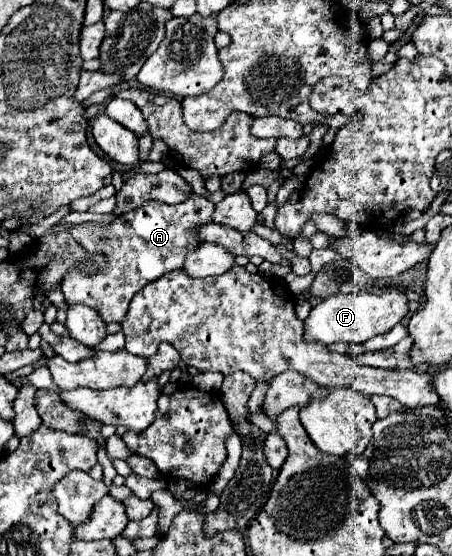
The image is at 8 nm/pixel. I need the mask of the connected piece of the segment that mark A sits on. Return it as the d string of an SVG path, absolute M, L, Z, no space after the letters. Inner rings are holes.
M191 193L191 195L187 195L187 199L183 203L177 203L177 205L165 205L161 201L149 201L149 203L141 205L139 209L133 209L133 211L129 211L125 215L119 215L111 223L111 227L103 231L101 239L99 239L99 227L95 227L95 225L83 223L83 225L71 227L69 229L71 237L75 241L79 241L79 245L89 253L89 259L87 261L77 261L69 269L69 273L63 277L61 291L65 295L65 301L69 305L83 303L83 305L95 309L103 317L105 323L123 323L123 319L127 315L129 301L139 289L143 289L147 283L155 281L157 277L163 277L165 273L171 273L175 269L183 269L185 257L189 255L189 251L193 251L193 249L197 249L201 245L199 225L211 223L213 213L215 213L215 203L213 201L209 201L207 197ZM97 253L105 255L105 265L103 267L99 267L95 263Z

